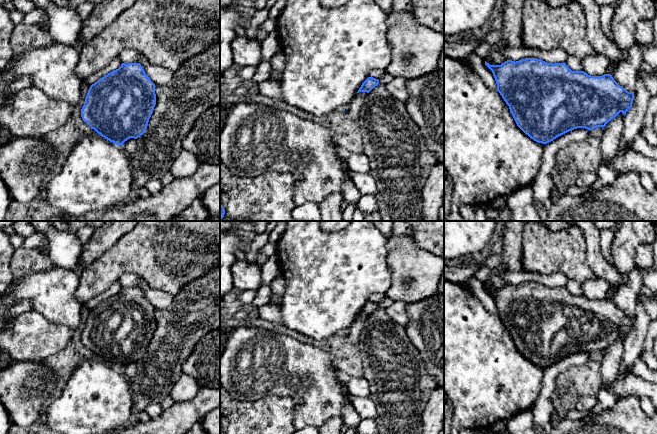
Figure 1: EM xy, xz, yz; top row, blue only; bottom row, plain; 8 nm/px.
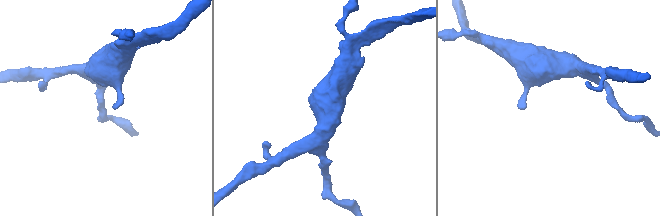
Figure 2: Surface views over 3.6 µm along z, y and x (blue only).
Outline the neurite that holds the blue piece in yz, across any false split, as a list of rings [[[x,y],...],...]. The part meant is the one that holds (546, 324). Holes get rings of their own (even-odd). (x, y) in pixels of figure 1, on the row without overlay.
[[[526,282],[519,285],[507,284],[501,289],[485,289],[492,295],[500,317],[517,350],[531,363],[547,368],[557,361],[577,352],[589,355],[597,351],[605,351],[620,336],[625,340],[632,331],[634,316],[628,316],[620,310],[611,298],[591,300],[584,295],[572,295],[566,287],[547,287],[537,282]]]

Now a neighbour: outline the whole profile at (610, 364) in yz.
[[[620,336],[603,351],[601,375],[604,385],[613,383],[620,373],[620,363],[624,353],[624,338]]]

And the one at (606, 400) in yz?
[[[606,388],[600,389],[596,395],[596,398],[597,404],[590,411],[590,414],[586,418],[592,418],[611,410],[612,408],[614,408],[615,403],[618,399],[615,394],[613,394]]]

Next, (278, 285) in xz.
[[[282,275],[276,277],[269,284],[271,288],[271,303],[280,305],[286,288],[286,281]]]

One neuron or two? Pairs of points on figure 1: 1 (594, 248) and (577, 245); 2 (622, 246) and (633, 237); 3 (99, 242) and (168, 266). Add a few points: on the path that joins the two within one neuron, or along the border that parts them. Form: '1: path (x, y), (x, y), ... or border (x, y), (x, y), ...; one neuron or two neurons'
1: border (581, 231), (585, 243), (585, 261), (591, 269); two neurons
2: path (625, 243), (630, 238); one neuron
3: border (129, 231), (94, 261); two neurons

